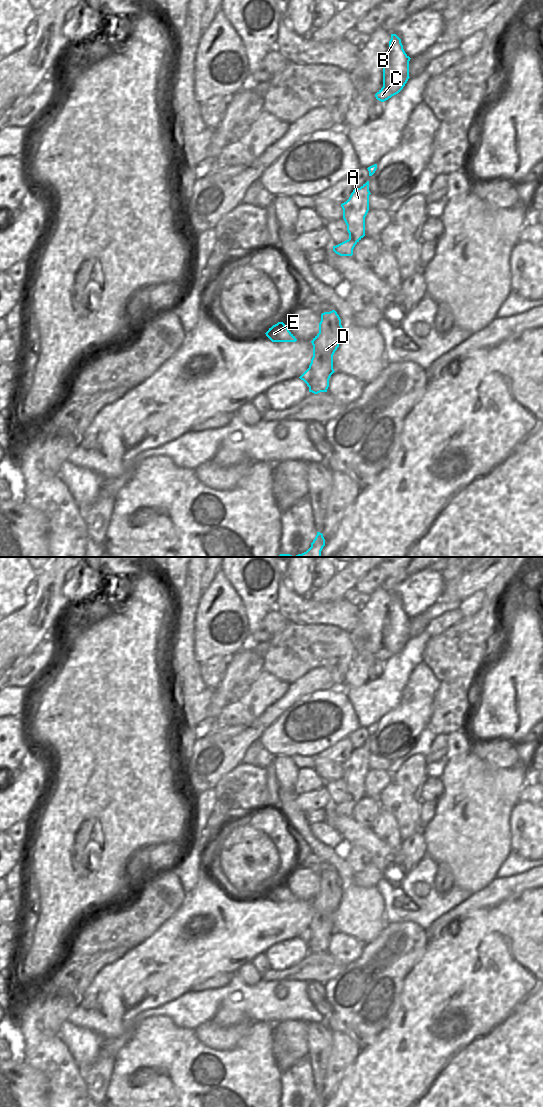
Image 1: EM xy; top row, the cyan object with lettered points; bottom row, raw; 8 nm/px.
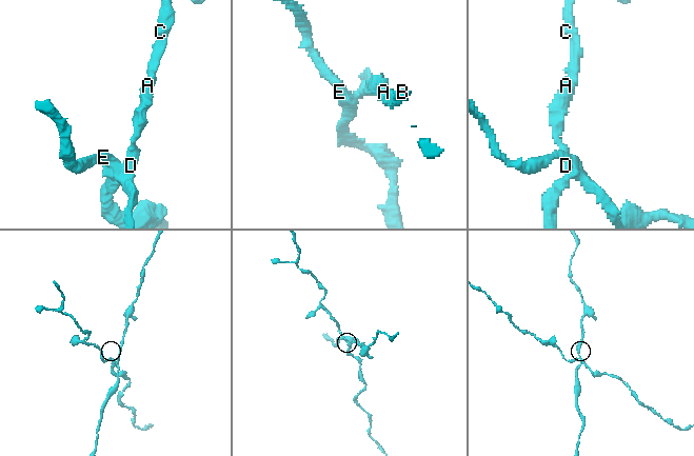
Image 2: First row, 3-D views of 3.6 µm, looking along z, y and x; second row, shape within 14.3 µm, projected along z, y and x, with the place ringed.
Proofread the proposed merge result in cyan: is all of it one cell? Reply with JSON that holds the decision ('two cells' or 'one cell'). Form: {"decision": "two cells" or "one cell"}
{"decision": "two cells"}

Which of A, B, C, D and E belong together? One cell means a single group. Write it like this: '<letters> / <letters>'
A B C D / E

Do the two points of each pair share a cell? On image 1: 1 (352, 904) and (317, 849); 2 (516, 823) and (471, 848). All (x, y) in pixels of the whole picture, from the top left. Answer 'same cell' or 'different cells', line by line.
1: same cell
2: different cells

